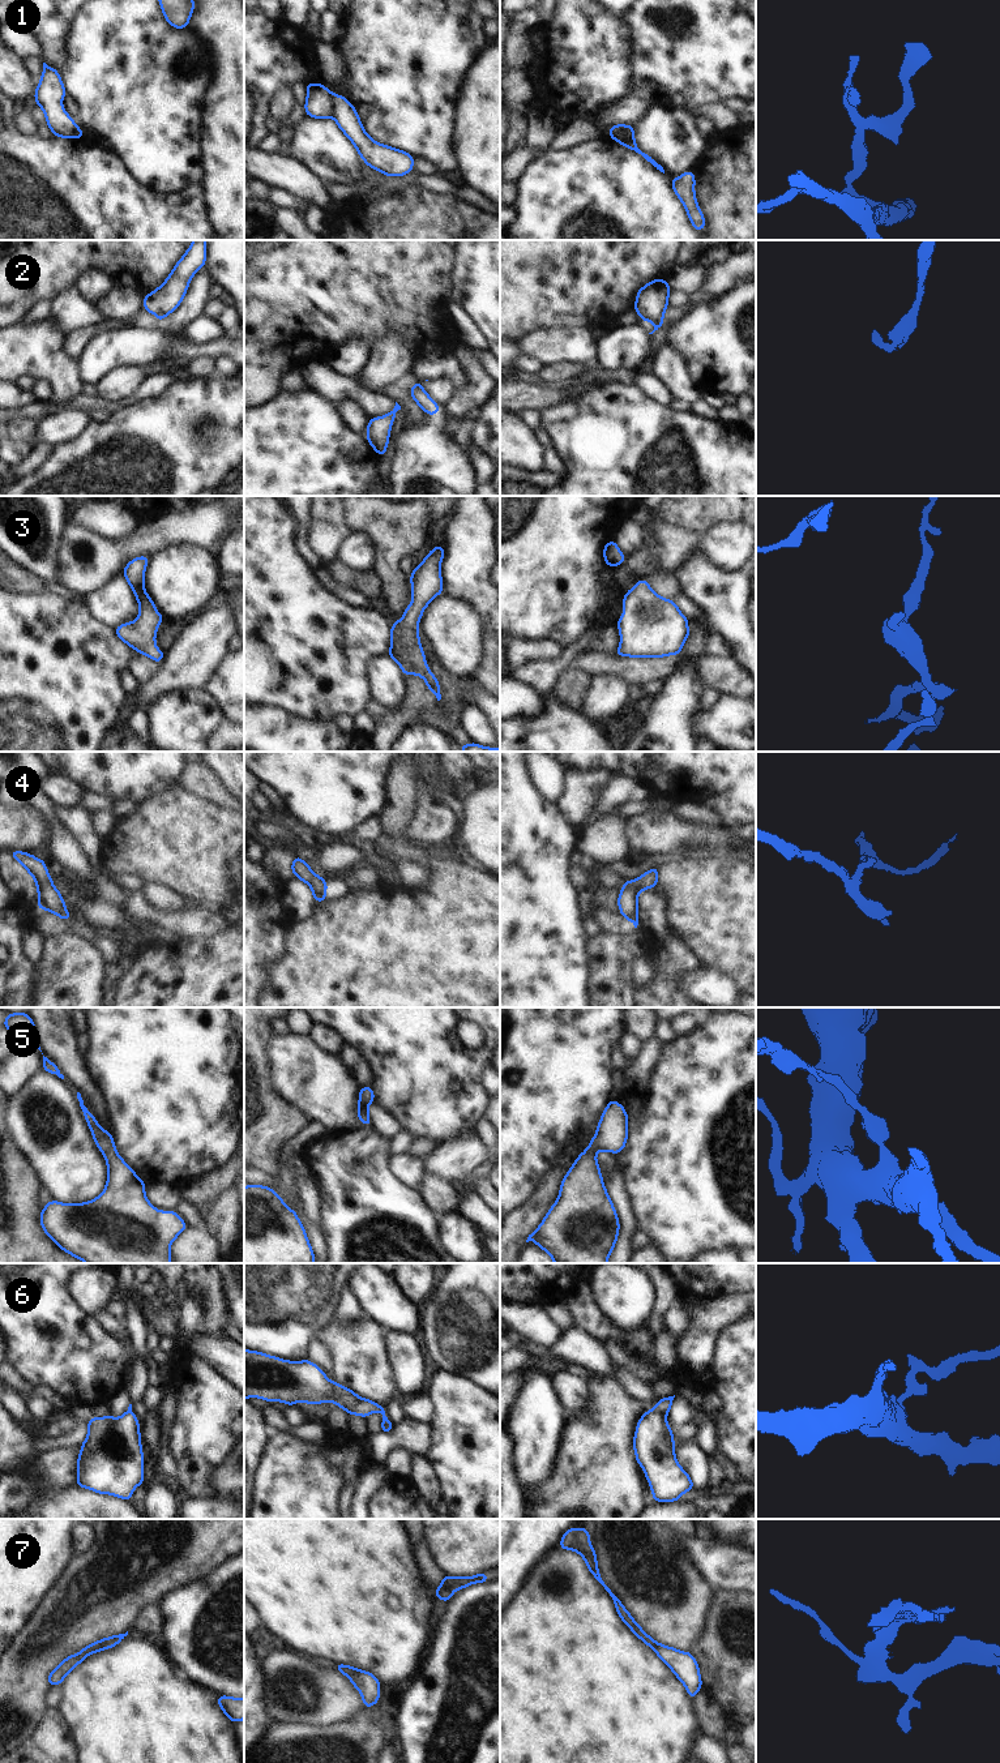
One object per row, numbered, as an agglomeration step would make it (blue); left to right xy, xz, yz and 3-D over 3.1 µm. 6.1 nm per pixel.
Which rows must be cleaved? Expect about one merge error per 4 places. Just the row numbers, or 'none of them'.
1, 2

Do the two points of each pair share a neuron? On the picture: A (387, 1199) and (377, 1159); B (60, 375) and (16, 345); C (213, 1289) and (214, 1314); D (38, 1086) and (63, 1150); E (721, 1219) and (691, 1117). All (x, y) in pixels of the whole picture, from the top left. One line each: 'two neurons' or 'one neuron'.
A: one neuron
B: one neuron
C: one neuron
D: one neuron
E: one neuron

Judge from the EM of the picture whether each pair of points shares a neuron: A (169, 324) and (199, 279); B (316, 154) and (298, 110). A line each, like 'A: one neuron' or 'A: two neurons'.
A: one neuron
B: two neurons

